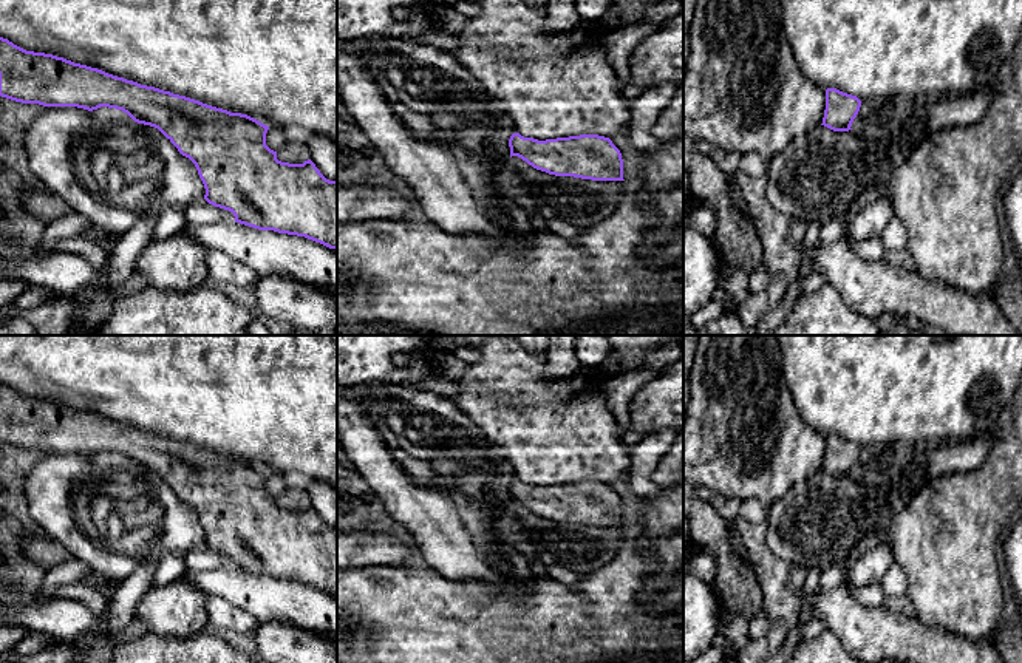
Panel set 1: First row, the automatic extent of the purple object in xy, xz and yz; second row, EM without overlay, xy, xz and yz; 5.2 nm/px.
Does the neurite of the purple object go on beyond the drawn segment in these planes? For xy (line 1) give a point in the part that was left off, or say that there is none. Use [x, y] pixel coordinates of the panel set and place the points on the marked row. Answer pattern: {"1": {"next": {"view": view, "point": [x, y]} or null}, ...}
{"1": {"next": null}}

